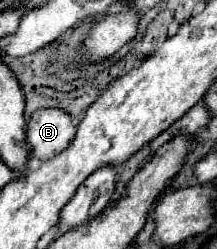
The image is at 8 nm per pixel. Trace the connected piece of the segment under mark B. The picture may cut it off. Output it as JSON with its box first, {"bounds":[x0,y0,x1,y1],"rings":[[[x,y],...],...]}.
{"bounds":[28,108,76,160],"rings":[[[42,108],[28,120],[28,144],[32,146],[32,158],[50,160],[60,154],[74,138],[76,126],[72,116],[62,108]]]}

